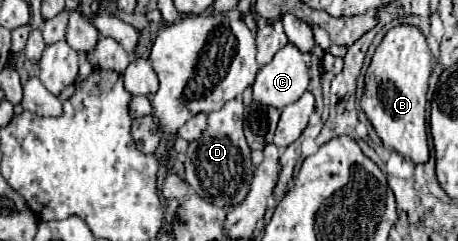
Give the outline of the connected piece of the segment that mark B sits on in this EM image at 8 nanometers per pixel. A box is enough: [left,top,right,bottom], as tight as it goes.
[361,25,433,165]

